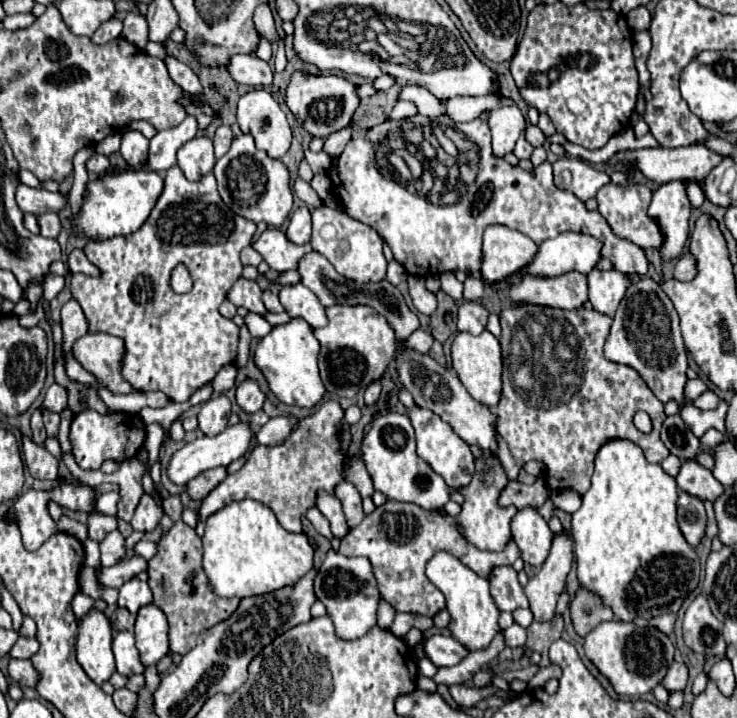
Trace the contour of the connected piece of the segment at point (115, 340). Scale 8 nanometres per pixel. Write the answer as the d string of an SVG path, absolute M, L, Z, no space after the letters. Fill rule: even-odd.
M87 333L73 343L73 357L113 393L131 393L133 387L121 377L123 339L107 333Z

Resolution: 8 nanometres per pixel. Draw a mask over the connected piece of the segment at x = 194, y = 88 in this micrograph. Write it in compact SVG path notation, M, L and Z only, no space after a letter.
M167 55L163 61L165 61L167 69L169 69L171 79L173 79L183 91L187 91L189 95L199 95L199 93L203 93L201 83L199 83L199 77L197 77L185 63L177 61L177 59L171 57L171 55Z

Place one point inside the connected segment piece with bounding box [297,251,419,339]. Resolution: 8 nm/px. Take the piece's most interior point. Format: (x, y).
(316, 272)

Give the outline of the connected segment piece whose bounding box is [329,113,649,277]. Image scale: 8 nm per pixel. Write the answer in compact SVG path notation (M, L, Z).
M445 113L435 117L432 121L423 115L415 115L411 119L407 119L409 123L416 126L424 127L431 123L440 126L449 126L457 131L463 131L465 137L479 145L479 175L475 177L473 183L465 183L461 189L441 189L441 193L427 193L427 195L419 195L419 193L411 193L407 191L405 185L401 185L399 181L393 181L389 177L385 177L375 163L375 143L379 139L383 139L391 129L401 127L401 123L395 121L385 121L381 123L377 129L371 129L367 133L367 137L353 137L343 153L339 157L333 157L333 165L329 169L329 177L333 181L333 193L337 195L337 199L341 197L343 207L347 211L347 215L351 215L357 221L363 221L371 227L375 227L379 231L379 235L387 241L387 245L391 247L395 261L401 263L405 267L405 271L409 275L421 275L421 277L429 277L429 275L441 275L445 271L465 271L467 275L477 275L481 269L481 237L483 231L489 225L509 225L511 229L517 229L521 233L525 233L527 237L531 237L537 245L541 241L545 241L547 237L557 237L563 231L577 231L577 233L585 233L591 235L595 239L599 239L601 243L601 257L607 257L613 267L621 273L627 275L645 275L649 269L649 259L645 255L645 251L631 243L629 239L619 239L609 223L603 219L603 215L599 211L589 211L585 209L583 201L579 201L573 193L565 193L559 191L553 183L553 171L551 171L551 163L543 161L539 167L533 167L533 175L521 167L513 167L503 159L495 159L493 151L491 151L491 133L489 127L481 121L481 119L473 119L469 123L455 123L451 117L447 117Z

